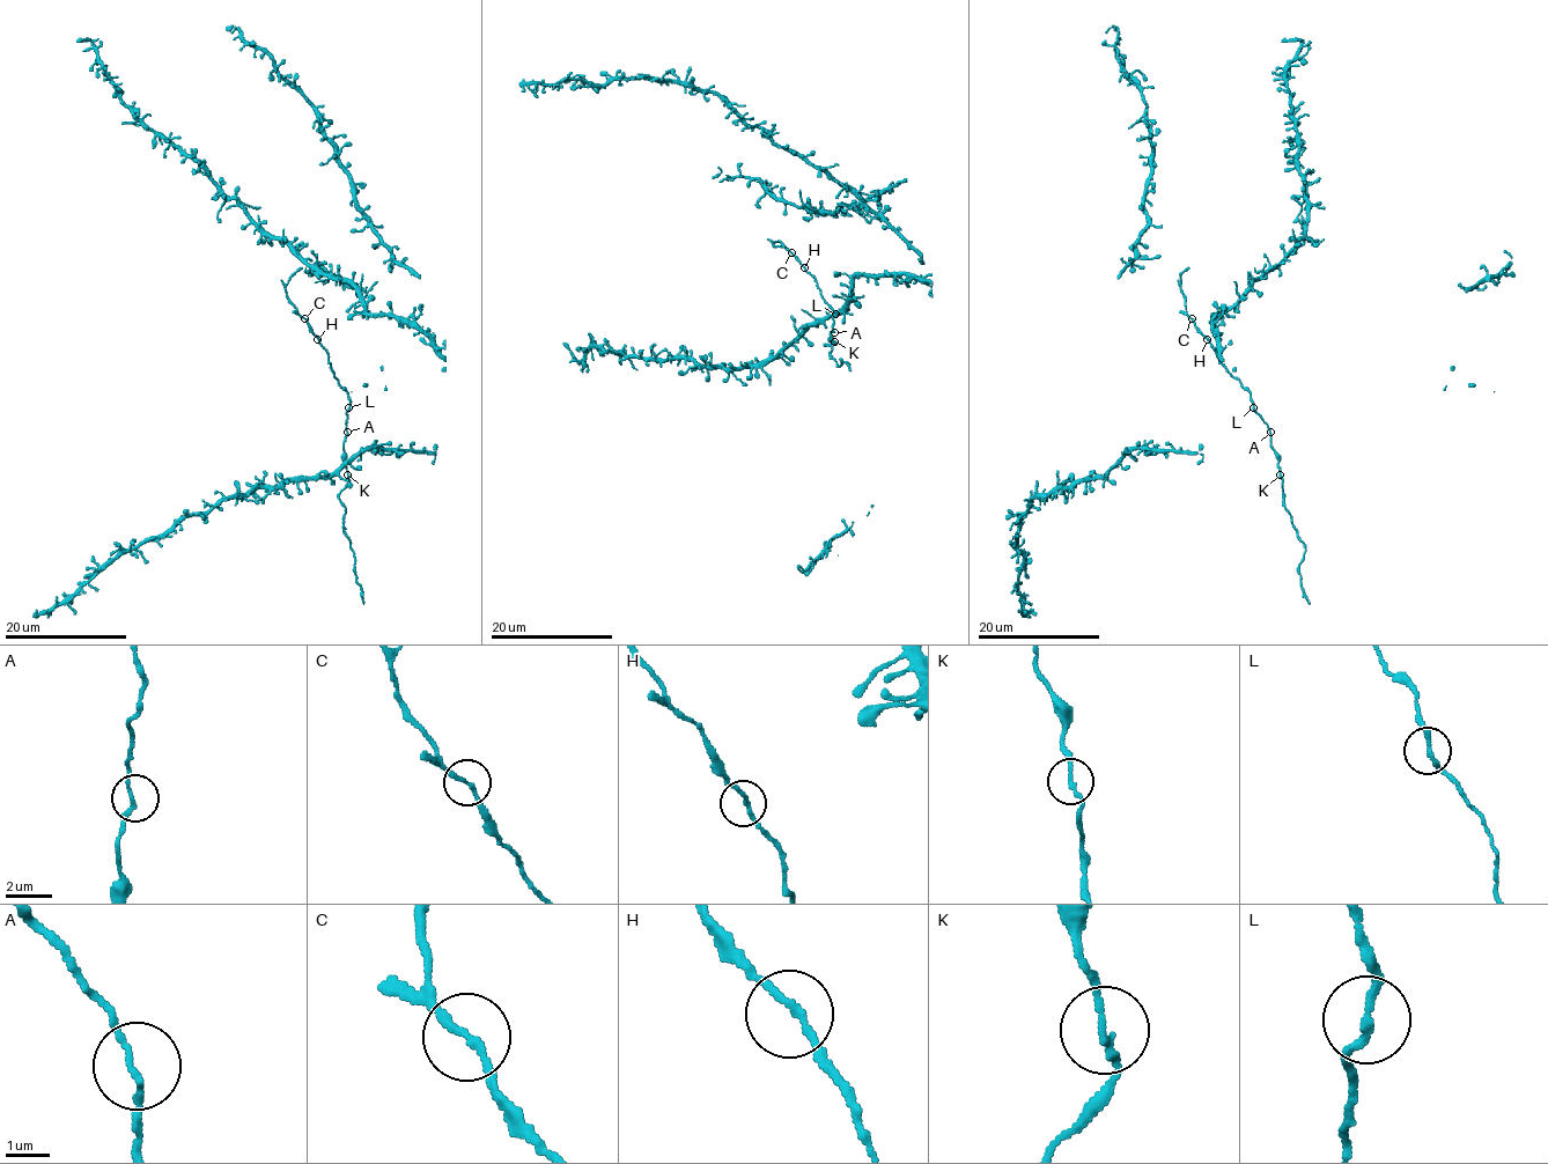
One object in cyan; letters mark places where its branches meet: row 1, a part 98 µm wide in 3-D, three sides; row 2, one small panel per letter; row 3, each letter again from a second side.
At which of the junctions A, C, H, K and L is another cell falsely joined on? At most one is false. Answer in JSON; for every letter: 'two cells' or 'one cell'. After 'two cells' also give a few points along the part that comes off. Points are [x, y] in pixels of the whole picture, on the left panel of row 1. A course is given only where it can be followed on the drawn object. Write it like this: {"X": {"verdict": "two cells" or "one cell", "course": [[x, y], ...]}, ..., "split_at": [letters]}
{"A": {"verdict": "one cell"}, "C": {"verdict": "one cell"}, "H": {"verdict": "one cell"}, "K": {"verdict": "one cell"}, "L": {"verdict": "one cell"}, "split_at": []}

